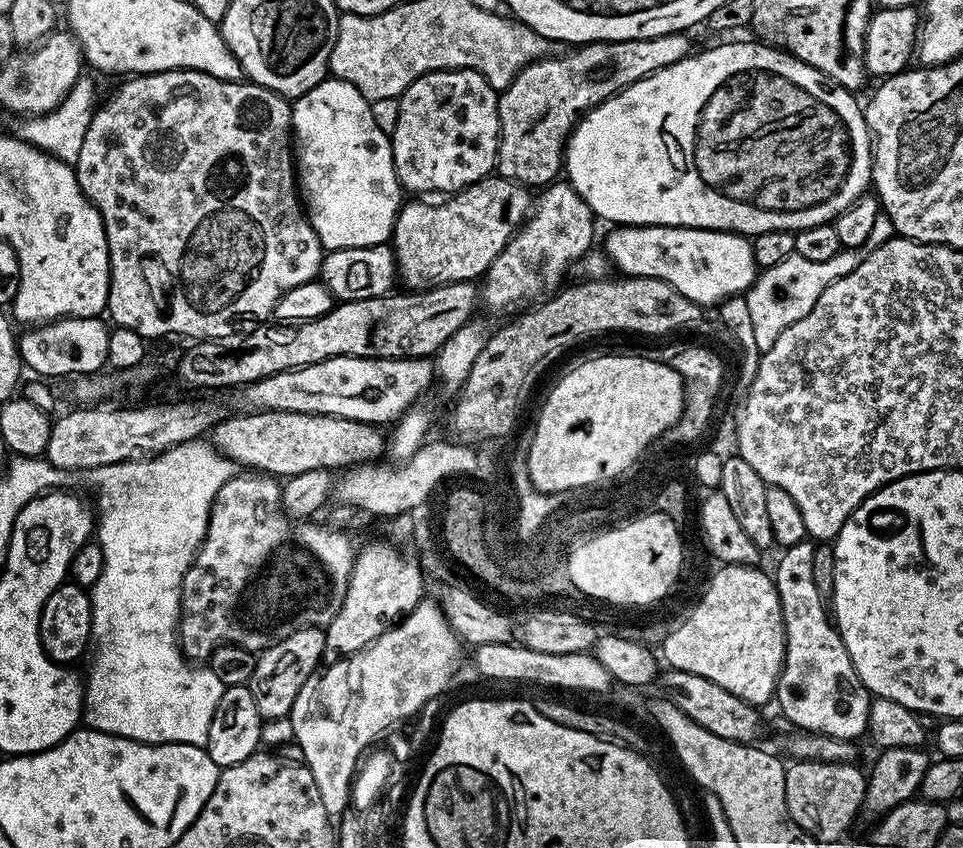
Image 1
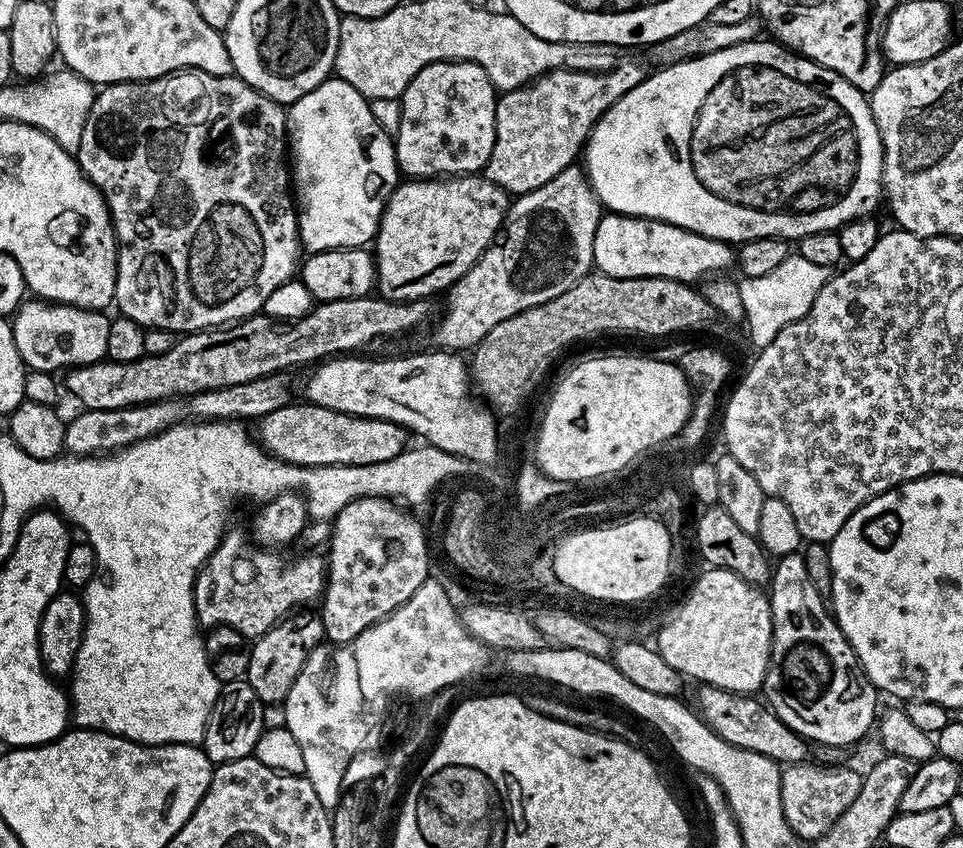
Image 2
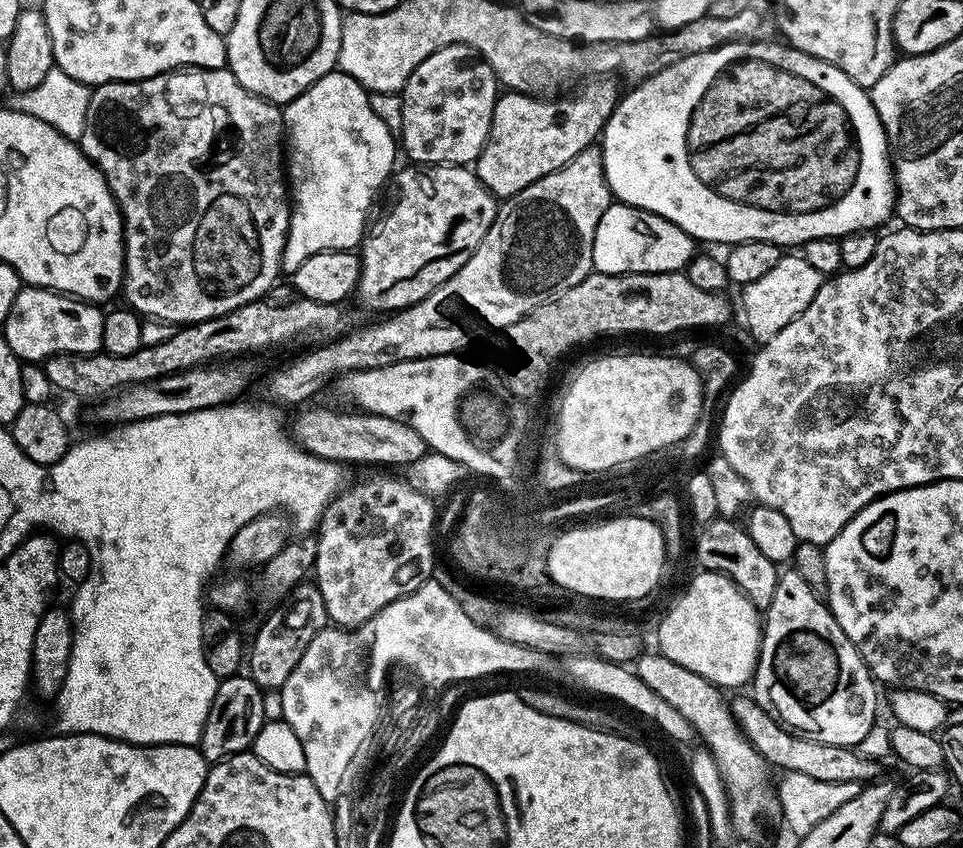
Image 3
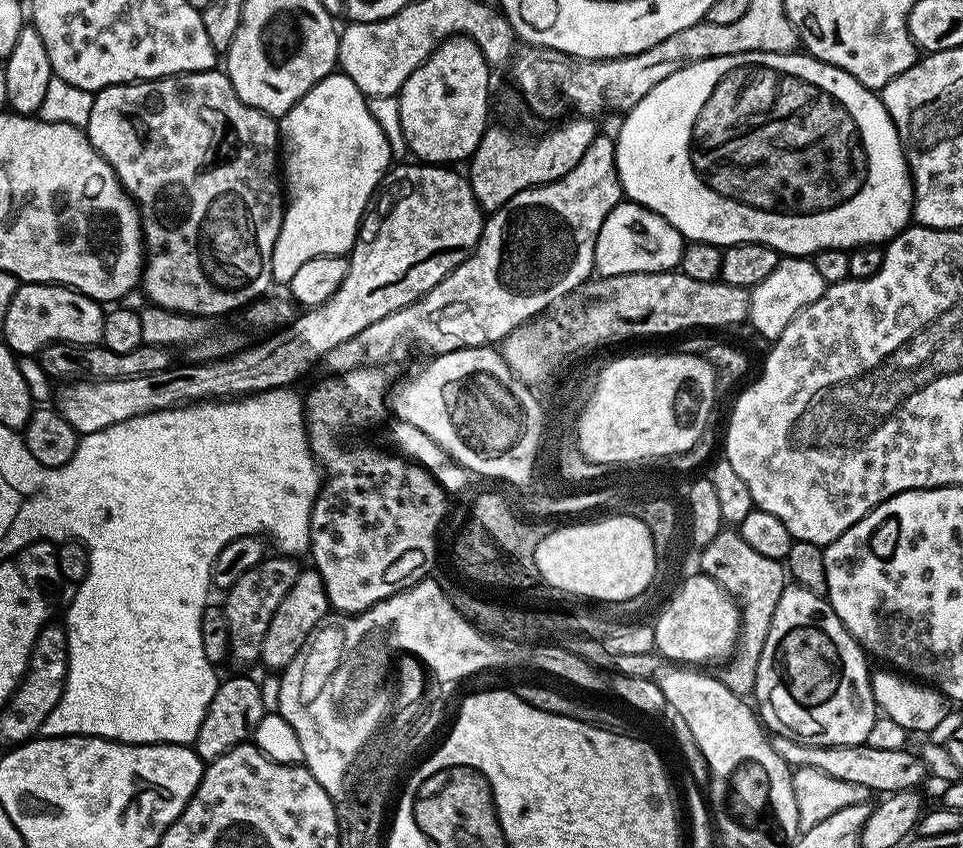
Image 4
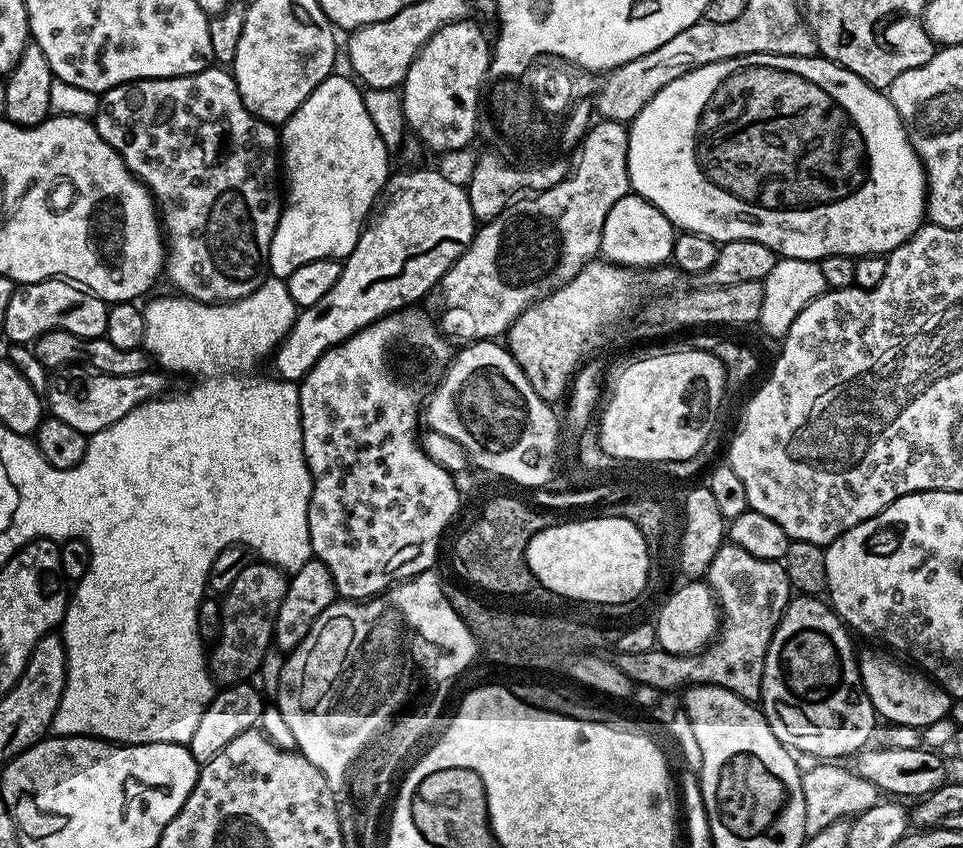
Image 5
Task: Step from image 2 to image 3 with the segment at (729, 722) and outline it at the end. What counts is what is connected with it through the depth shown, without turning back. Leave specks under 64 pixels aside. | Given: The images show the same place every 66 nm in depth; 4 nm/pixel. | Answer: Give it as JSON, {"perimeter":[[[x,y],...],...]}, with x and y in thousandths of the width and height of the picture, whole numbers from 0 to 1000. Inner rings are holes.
{"perimeter":[[[766,818],[757,827],[760,844],[767,855],[769,867],[791,889],[801,904],[810,906],[811,912],[828,910],[841,913],[841,917],[854,917],[862,922],[906,922],[915,914],[914,906],[901,892],[892,892],[888,881],[875,882],[858,875],[842,873],[840,868],[833,868],[816,858],[800,841],[791,837],[785,825],[777,818]]]}

